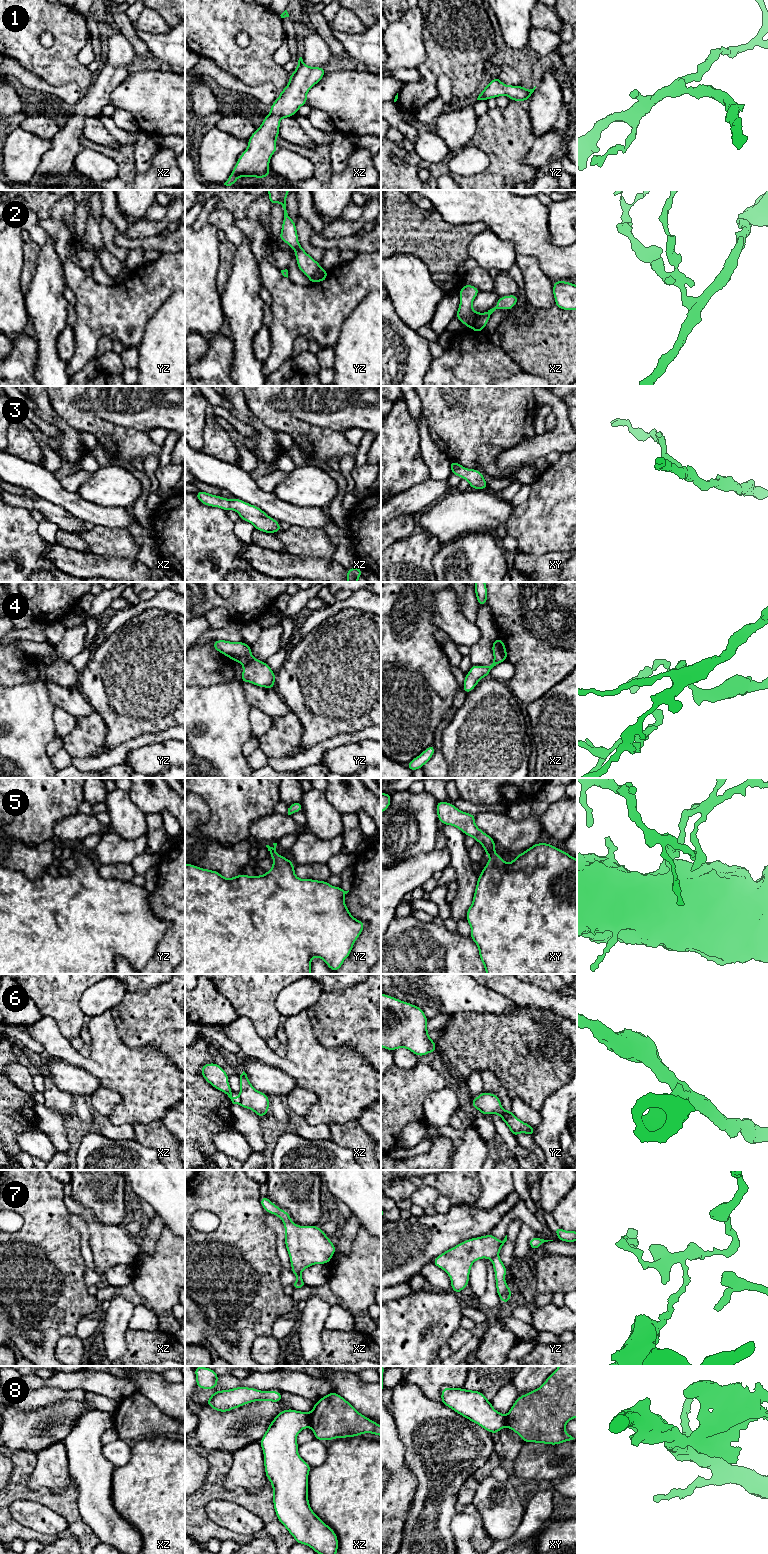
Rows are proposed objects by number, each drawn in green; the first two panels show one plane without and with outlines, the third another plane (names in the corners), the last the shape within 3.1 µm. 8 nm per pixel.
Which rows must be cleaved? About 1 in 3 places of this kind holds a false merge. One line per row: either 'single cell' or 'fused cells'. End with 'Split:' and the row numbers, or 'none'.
1: single cell
2: fused cells
3: single cell
4: fused cells
5: single cell
6: fused cells
7: fused cells
8: fused cells
Split: 2, 4, 6, 7, 8

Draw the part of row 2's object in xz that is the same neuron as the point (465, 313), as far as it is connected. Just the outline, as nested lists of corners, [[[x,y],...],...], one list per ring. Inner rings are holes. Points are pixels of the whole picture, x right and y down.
[[[465,283],[464,287],[459,291],[460,304],[456,318],[466,327],[471,328],[473,320],[481,315],[481,313],[472,309],[473,301],[479,292],[477,287],[467,283]]]

